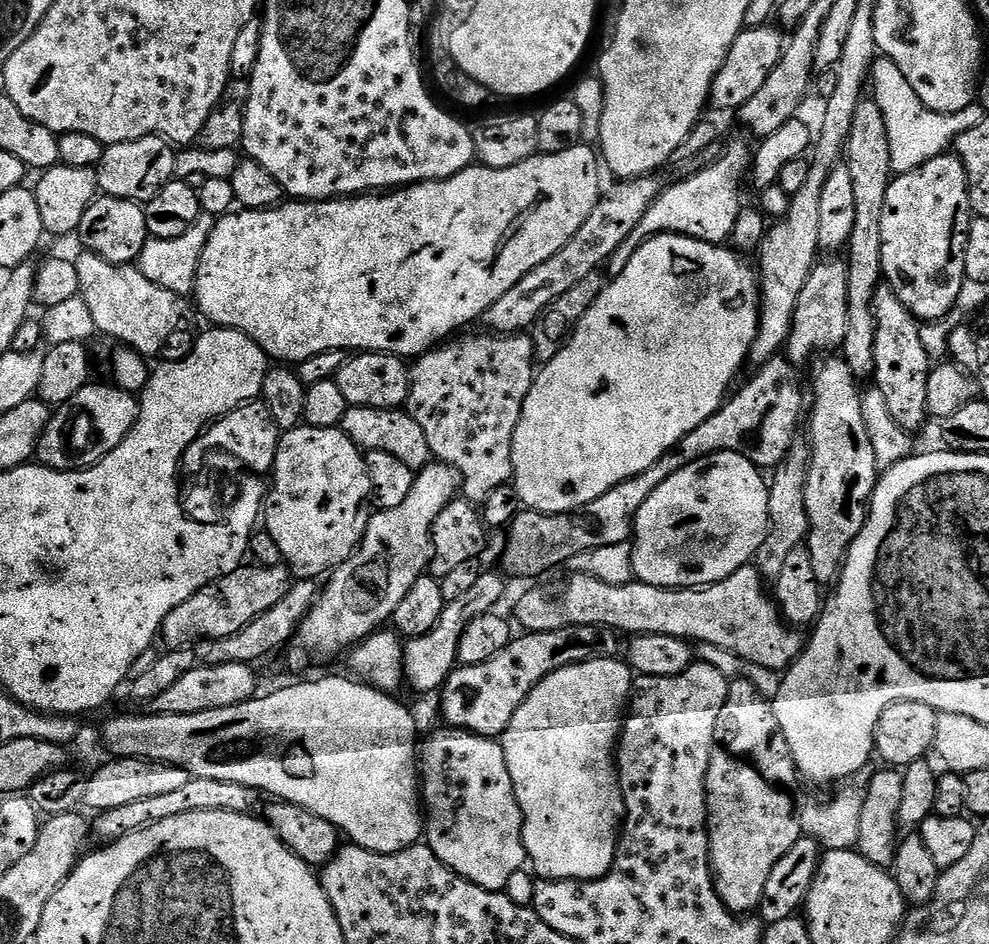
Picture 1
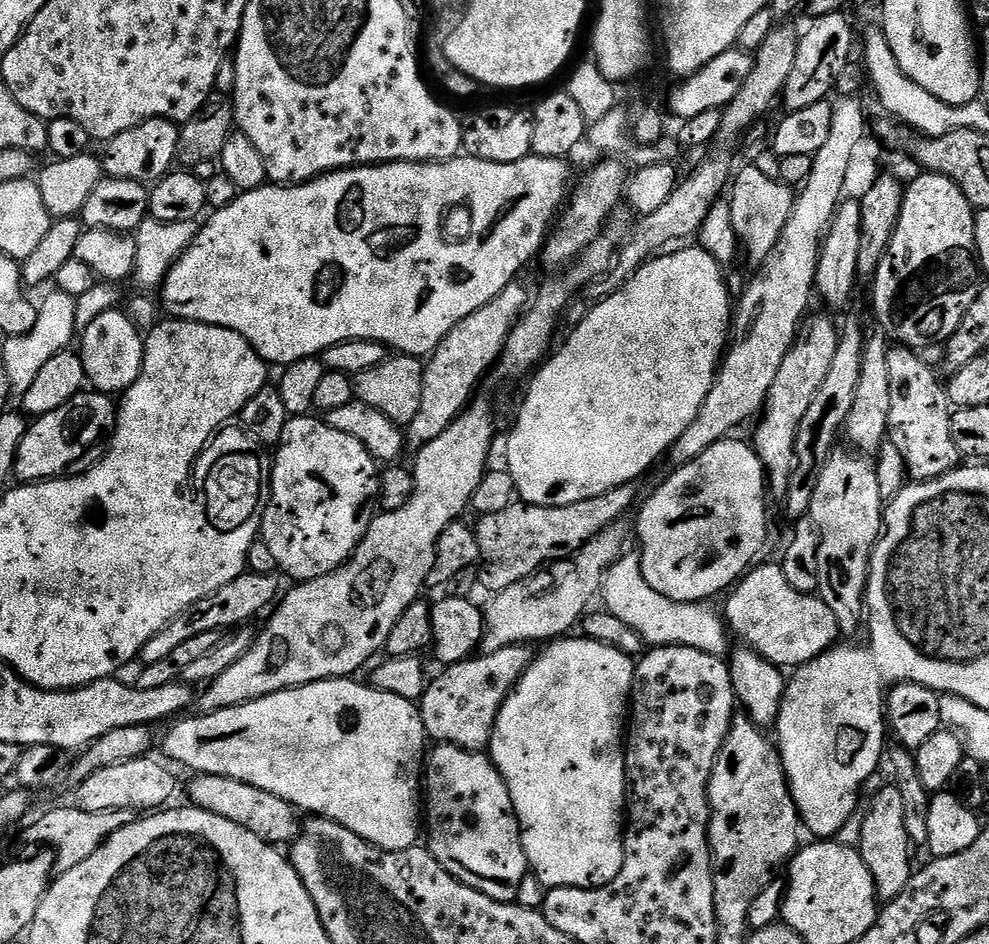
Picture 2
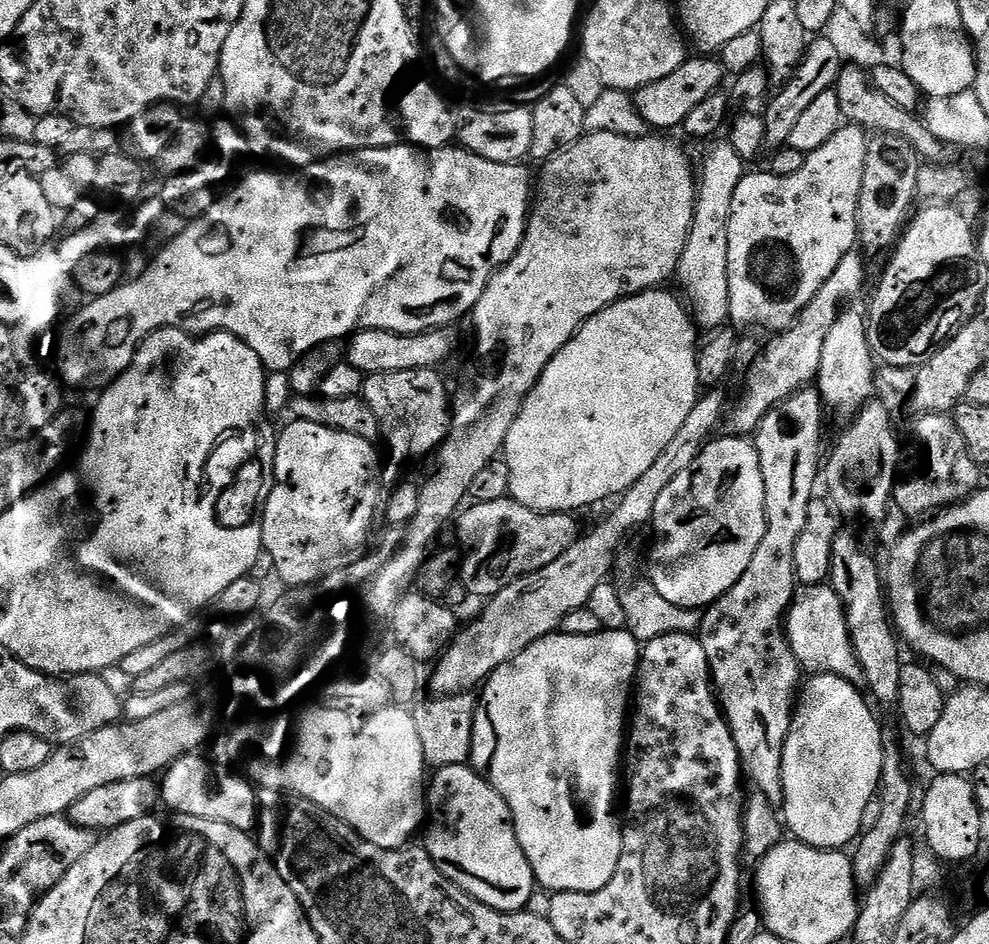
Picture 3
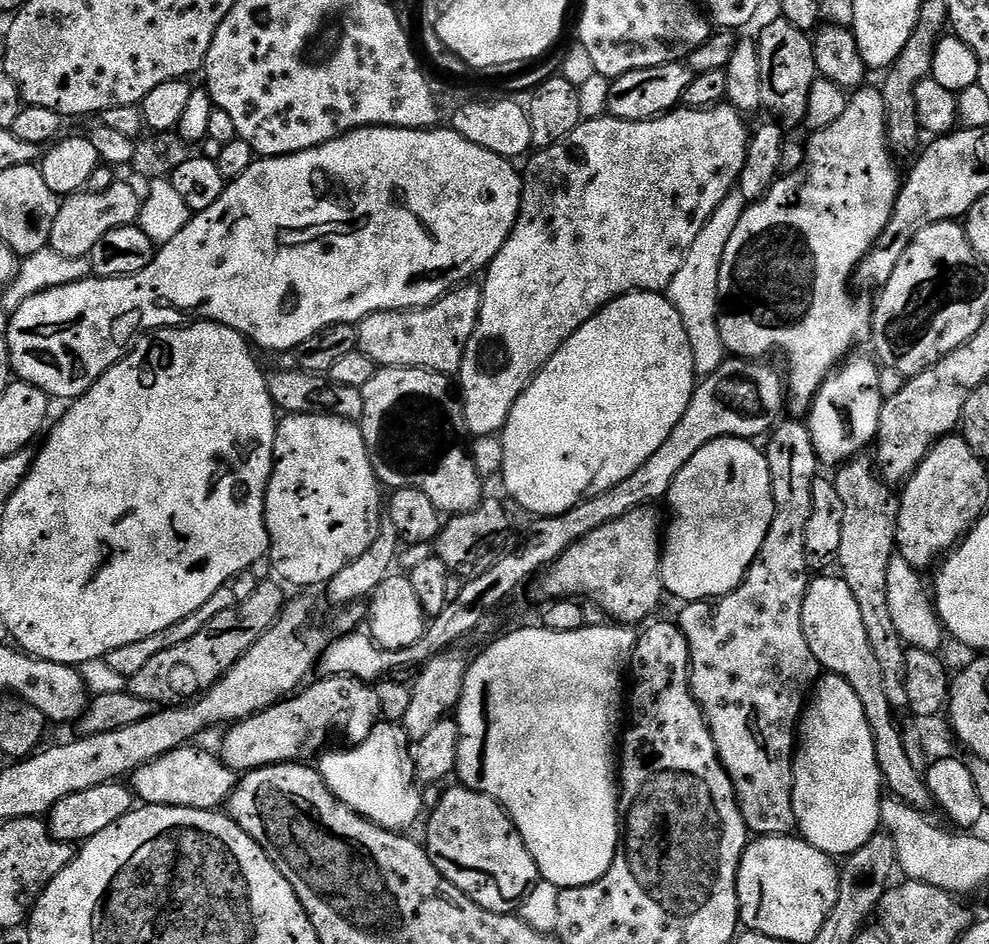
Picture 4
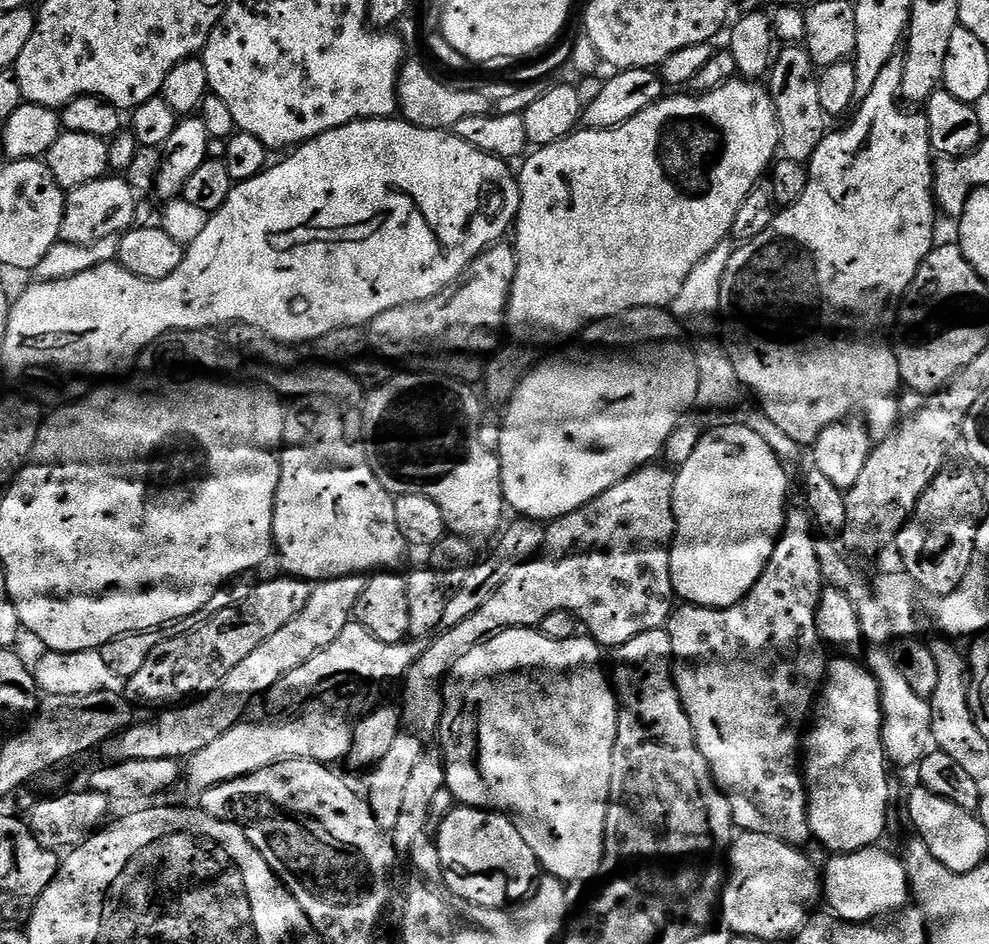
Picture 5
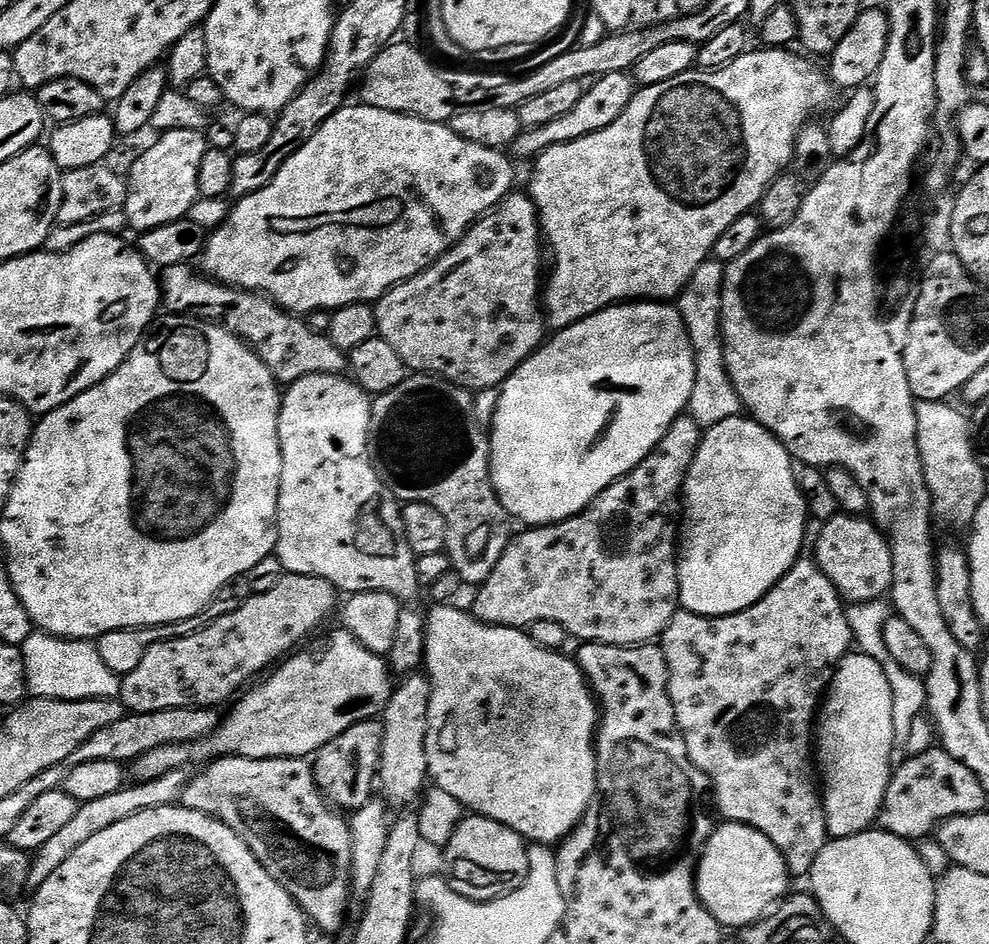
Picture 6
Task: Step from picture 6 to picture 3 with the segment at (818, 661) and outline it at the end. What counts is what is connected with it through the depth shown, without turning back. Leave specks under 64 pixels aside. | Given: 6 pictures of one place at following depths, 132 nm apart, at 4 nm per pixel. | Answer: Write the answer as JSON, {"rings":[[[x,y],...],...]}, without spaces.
{"rings":[[[809,386],[801,392],[795,392],[781,404],[770,410],[762,418],[760,427],[754,433],[754,443],[758,462],[766,490],[766,534],[746,566],[746,574],[726,590],[719,600],[715,600],[703,609],[698,635],[702,650],[706,650],[708,665],[712,671],[712,683],[718,693],[720,706],[724,710],[724,719],[740,752],[743,771],[752,779],[752,784],[759,795],[767,800],[780,802],[784,799],[782,786],[782,754],[788,731],[792,725],[794,705],[802,687],[802,669],[794,650],[788,641],[786,617],[792,598],[798,591],[798,581],[794,570],[794,546],[798,534],[806,526],[806,510],[814,498],[812,492],[818,488],[818,477],[822,472],[822,452],[820,456],[820,435],[824,432],[824,412],[820,393]]]}

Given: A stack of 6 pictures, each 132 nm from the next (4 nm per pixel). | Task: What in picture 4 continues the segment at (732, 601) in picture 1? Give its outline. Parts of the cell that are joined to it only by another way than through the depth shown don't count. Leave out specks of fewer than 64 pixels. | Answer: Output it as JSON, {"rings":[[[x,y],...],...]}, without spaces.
{"rings":[[[820,574],[820,576],[811,581],[806,590],[806,598],[804,599],[804,605],[802,606],[802,626],[804,627],[804,633],[806,634],[806,642],[810,642],[810,650],[814,654],[814,658],[818,663],[820,663],[821,669],[825,673],[831,674],[833,676],[840,676],[846,682],[850,682],[850,686],[854,686],[854,694],[858,694],[858,702],[862,702],[862,710],[866,710],[866,722],[870,722],[872,727],[872,733],[874,734],[874,758],[878,758],[878,770],[880,771],[881,781],[886,785],[893,797],[905,800],[910,806],[919,808],[921,810],[928,810],[933,807],[934,801],[930,790],[928,789],[928,781],[918,770],[914,770],[913,766],[910,764],[910,759],[906,756],[906,750],[903,748],[903,736],[904,733],[900,728],[896,729],[896,724],[892,719],[894,719],[894,713],[892,707],[890,706],[890,701],[886,698],[886,686],[882,683],[882,670],[878,666],[878,658],[874,658],[874,650],[870,650],[870,638],[866,638],[866,625],[862,623],[862,614],[858,610],[858,602],[854,602],[854,593],[850,591],[850,586],[846,586],[846,582],[839,575],[833,574],[833,576],[824,576],[828,574]]]}

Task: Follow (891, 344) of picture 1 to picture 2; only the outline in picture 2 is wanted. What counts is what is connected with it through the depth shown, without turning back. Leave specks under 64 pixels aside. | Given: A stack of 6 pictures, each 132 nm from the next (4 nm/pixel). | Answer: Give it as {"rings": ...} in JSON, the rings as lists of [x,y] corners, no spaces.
{"rings":[[[899,346],[889,347],[886,367],[890,381],[887,439],[898,448],[898,453],[902,454],[907,475],[913,481],[919,482],[933,480],[951,472],[961,463],[962,457],[950,434],[954,409],[948,403],[945,385],[936,377],[937,369],[926,365],[919,351]]]}

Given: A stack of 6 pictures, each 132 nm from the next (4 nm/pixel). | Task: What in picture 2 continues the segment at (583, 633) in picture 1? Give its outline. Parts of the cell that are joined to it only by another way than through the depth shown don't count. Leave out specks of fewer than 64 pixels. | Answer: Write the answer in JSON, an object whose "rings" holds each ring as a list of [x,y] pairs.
{"rings":[[[515,644],[502,650],[476,654],[471,658],[447,665],[441,676],[431,677],[418,701],[424,735],[437,745],[452,744],[467,752],[484,752],[492,743],[492,732],[504,700],[512,693],[520,676],[534,659],[533,649]]]}

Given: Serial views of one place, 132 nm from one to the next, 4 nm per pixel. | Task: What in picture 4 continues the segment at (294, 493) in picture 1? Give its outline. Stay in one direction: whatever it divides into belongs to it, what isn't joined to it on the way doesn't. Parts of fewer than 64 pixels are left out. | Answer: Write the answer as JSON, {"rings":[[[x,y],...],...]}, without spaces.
{"rings":[[[319,412],[298,414],[297,416],[285,415],[276,425],[272,477],[268,483],[266,498],[264,499],[264,525],[268,531],[268,552],[272,558],[273,573],[277,577],[281,576],[279,579],[285,585],[297,584],[300,588],[308,588],[311,584],[327,585],[328,581],[334,578],[334,574],[338,574],[338,570],[350,566],[350,562],[362,558],[362,554],[366,554],[366,550],[370,550],[376,532],[380,528],[382,515],[382,496],[380,500],[380,492],[382,493],[382,485],[376,479],[376,471],[370,462],[370,454],[366,450],[366,442],[360,433],[359,423],[343,420],[337,416],[325,416]]]}

